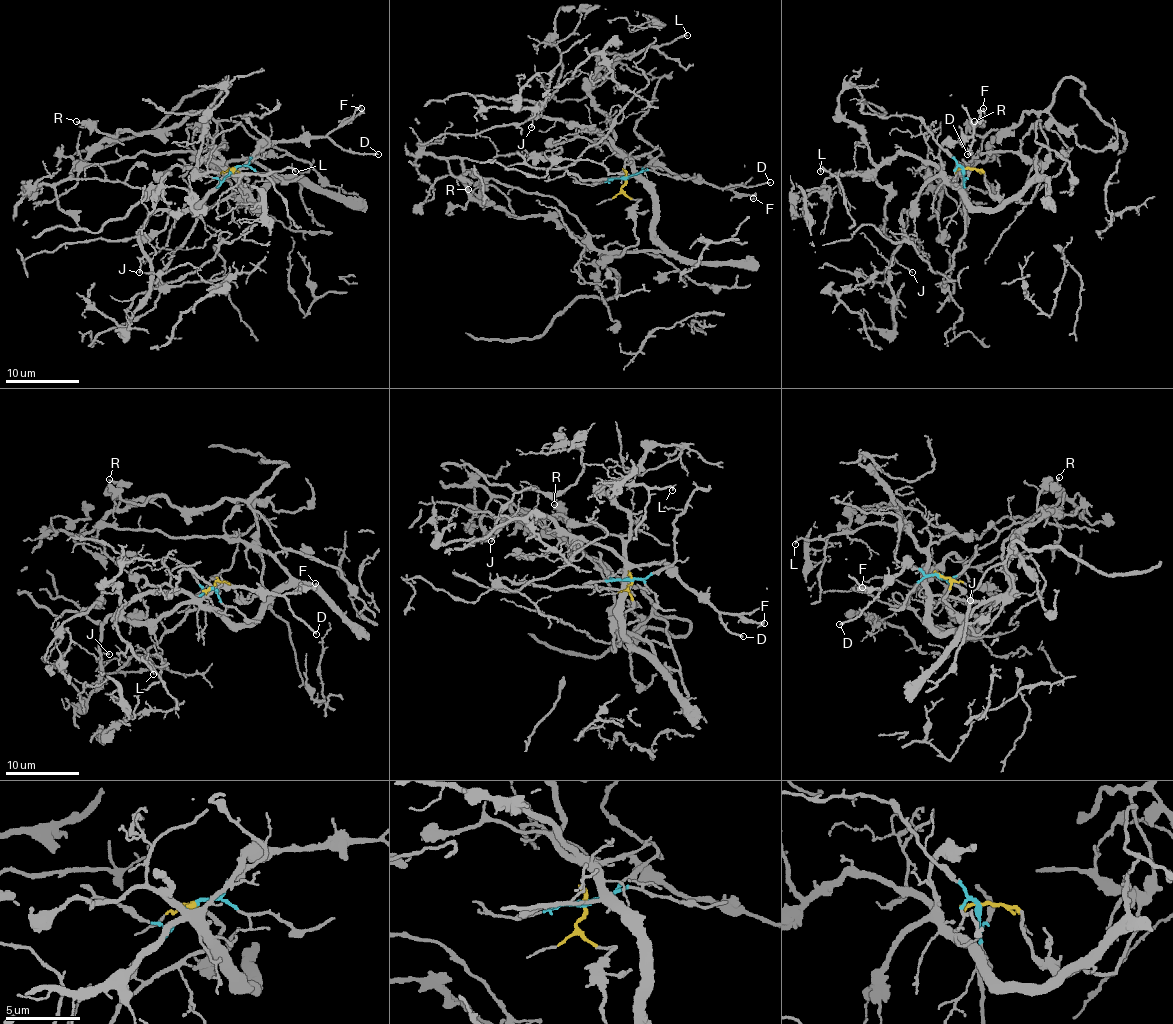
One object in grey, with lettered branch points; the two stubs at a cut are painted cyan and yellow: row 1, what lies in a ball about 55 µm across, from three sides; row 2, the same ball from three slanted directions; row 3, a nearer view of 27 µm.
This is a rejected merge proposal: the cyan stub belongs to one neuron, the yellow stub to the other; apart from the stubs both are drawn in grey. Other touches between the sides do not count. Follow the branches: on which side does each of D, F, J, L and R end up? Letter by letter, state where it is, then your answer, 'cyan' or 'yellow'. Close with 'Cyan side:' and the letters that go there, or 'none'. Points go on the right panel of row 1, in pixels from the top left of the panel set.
D: place (967, 154); cyan
F: place (983, 108); cyan
J: place (912, 272); cyan
L: place (820, 171); cyan
R: place (974, 121); yellow
Cyan side: D, F, J, L

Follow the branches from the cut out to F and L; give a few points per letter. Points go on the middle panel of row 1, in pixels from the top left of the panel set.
F: (625, 178), (651, 163), (664, 165), (673, 172), (701, 176), (754, 198)
L: (625, 178), (653, 158), (620, 156), (612, 149), (614, 132), (589, 81), (609, 62), (688, 35)

